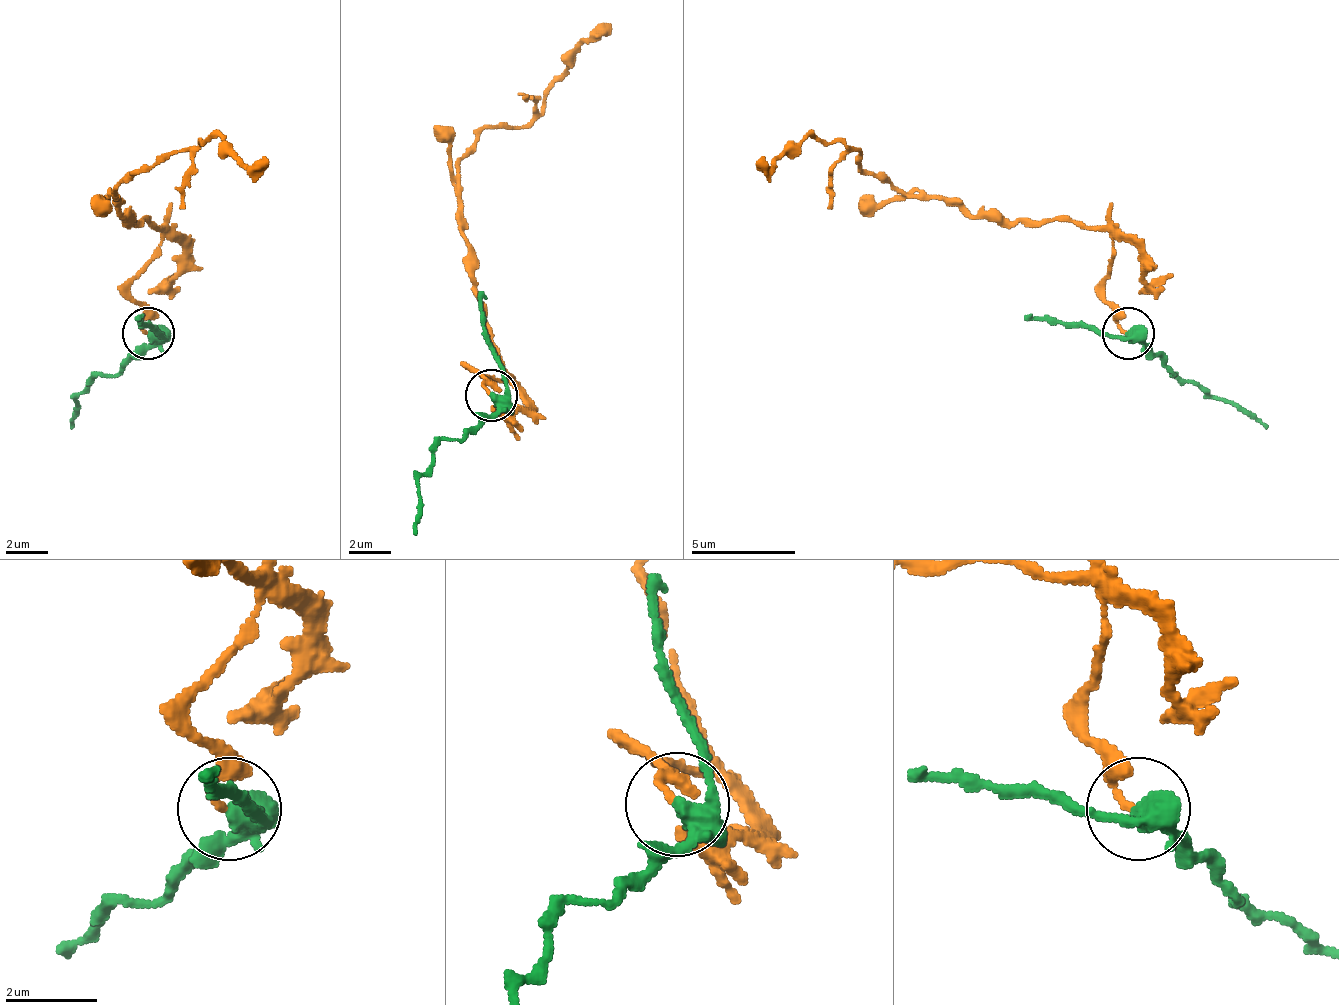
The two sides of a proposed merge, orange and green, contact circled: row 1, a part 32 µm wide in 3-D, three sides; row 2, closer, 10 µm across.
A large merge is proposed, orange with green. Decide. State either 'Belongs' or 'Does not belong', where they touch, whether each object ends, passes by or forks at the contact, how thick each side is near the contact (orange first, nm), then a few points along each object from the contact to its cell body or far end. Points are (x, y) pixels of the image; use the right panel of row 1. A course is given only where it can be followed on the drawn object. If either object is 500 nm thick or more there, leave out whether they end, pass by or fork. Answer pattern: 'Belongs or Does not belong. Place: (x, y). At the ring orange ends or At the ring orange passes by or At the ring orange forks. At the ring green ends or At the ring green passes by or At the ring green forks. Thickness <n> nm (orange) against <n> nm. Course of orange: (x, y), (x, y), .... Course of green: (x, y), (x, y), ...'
Does not belong. Place: (1128, 333). At the ring orange ends. At the ring green forks. Thickness 130 nm (orange) against 320 nm. Course of orange: (1127, 334), (1106, 277), (1106, 230), (976, 220), (893, 189), (841, 142), (805, 137), (768, 168), (758, 157). Course of green: (1127, 334), (1148, 344), (1184, 381), (1226, 396), (1267, 428)

